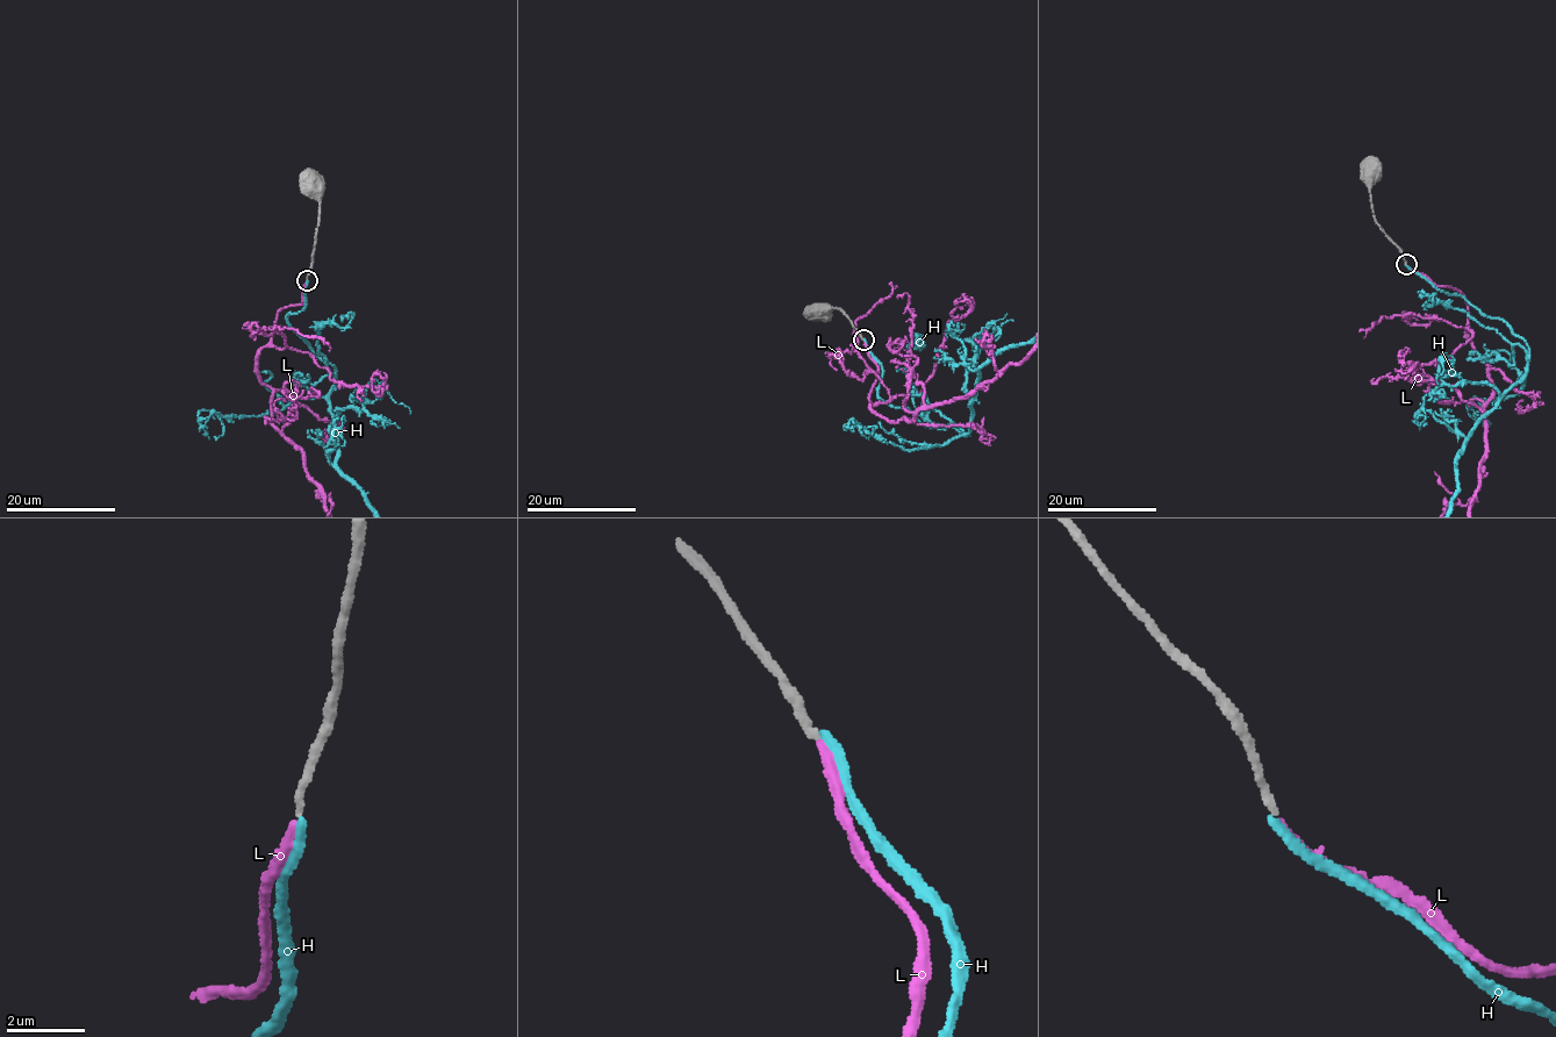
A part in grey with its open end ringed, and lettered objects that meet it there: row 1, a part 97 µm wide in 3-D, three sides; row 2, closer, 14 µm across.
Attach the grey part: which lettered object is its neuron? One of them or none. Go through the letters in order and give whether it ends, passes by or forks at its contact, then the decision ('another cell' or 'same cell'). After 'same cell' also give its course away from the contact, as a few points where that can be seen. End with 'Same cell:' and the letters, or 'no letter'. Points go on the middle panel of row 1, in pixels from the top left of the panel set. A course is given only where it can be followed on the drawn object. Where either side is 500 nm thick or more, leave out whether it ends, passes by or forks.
H: it ends | another cell
L: it ends | same cell
Same cell: L

